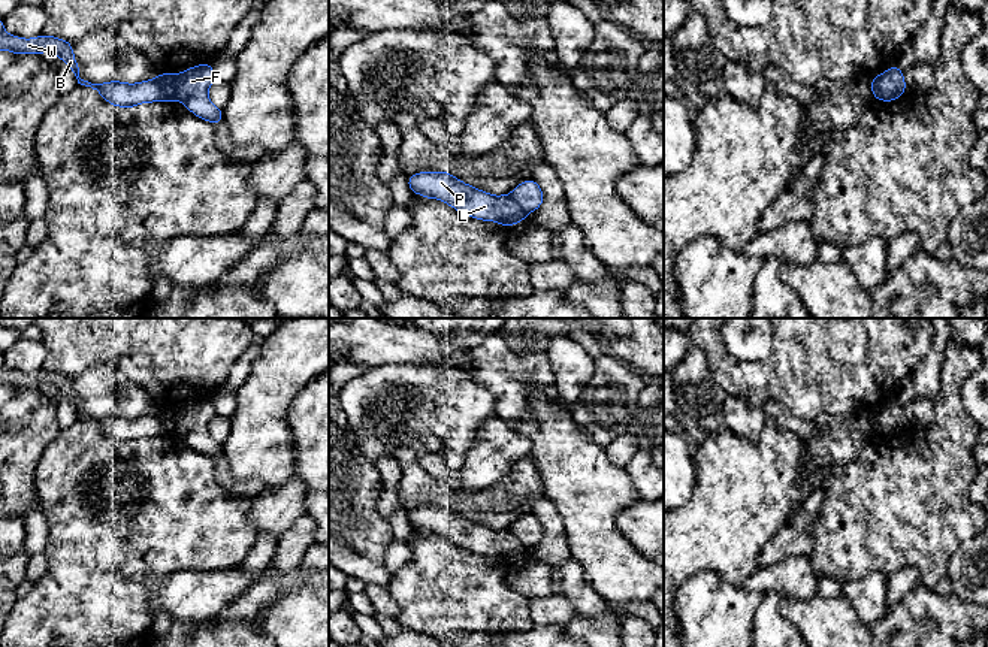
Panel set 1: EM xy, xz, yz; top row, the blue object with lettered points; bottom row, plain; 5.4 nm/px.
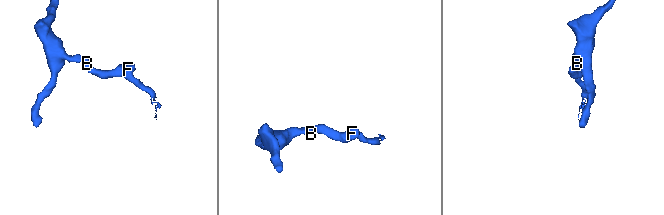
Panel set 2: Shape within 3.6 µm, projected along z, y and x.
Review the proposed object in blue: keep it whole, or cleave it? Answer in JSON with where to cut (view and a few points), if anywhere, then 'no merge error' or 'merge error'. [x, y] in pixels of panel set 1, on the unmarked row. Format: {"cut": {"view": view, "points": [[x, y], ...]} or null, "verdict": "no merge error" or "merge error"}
{"cut": {"view": "xy", "points": [[177, 410], [177, 429], [174, 432]]}, "verdict": "merge error"}

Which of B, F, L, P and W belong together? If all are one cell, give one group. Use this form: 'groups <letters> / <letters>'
groups B L P W / F

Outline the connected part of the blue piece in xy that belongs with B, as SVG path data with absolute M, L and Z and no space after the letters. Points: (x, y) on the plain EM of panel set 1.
M0 353L0 386L10 386L16 390L36 388L42 390L45 386L52 386L57 393L61 393L75 408L78 418L91 421L99 426L100 430L117 442L135 442L141 438L152 436L172 436L176 432L176 409L158 408L157 412L142 415L136 418L127 418L121 415L109 415L103 418L91 418L79 412L79 402L73 390L73 381L70 377L60 372L40 369L31 374L22 374L19 371L10 371L3 362Z

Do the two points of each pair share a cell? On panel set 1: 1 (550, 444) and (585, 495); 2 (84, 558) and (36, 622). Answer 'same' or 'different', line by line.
1: same
2: same

